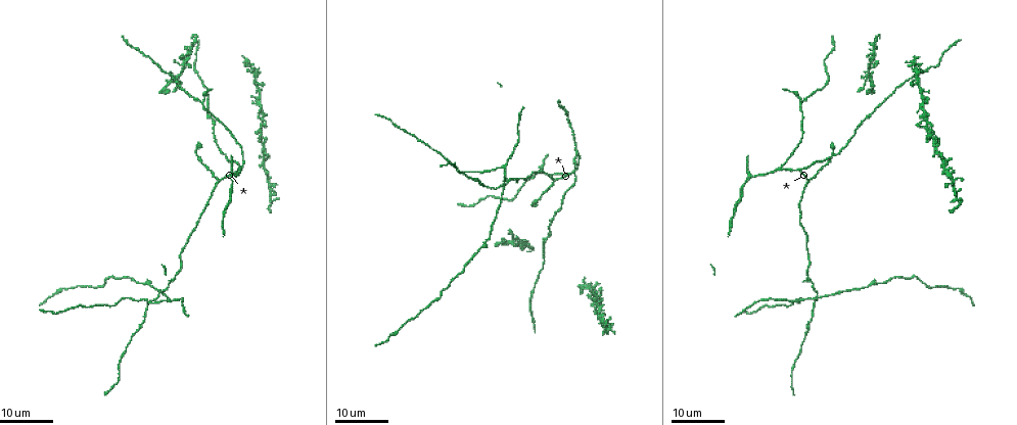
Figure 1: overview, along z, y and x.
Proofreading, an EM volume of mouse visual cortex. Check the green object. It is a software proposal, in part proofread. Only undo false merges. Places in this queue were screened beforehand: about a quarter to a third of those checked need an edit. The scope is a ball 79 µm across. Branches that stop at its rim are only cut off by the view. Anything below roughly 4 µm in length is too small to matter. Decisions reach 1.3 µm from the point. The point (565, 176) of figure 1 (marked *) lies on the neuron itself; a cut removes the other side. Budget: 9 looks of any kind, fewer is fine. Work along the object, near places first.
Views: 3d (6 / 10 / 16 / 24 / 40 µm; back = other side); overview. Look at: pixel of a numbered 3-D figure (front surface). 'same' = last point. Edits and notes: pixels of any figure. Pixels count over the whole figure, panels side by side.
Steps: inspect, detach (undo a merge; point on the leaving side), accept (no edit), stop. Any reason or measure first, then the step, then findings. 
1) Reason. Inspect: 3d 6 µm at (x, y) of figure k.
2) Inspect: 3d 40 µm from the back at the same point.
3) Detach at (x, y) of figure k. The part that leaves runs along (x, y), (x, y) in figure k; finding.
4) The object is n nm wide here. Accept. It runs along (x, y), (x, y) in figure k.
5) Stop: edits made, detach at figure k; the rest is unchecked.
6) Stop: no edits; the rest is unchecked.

Inspect: 3d 16 µm at (269, 195) of figure 1.

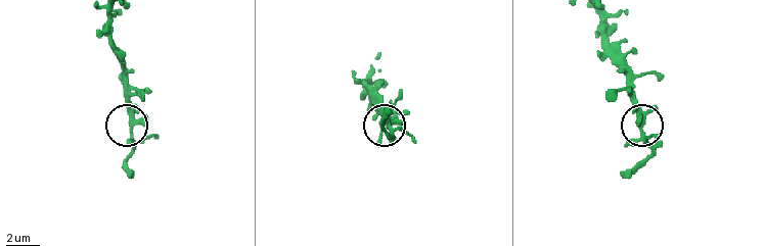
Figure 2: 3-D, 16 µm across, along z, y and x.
Closer look. Inspect: 3d 10 µm at (641, 128) of figure 2.

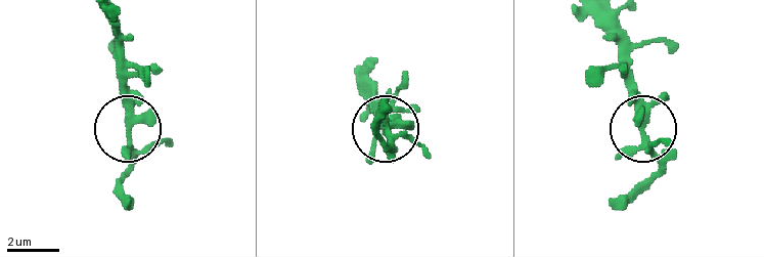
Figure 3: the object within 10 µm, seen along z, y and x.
The object is 280 nm wide here. Accept. It runs along (364, 76), (389, 145), (384, 141) in figure 3; one neuron here.

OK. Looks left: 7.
Four-way junction. Inspect: 3d 24 µm at (868, 75) of figure 1.

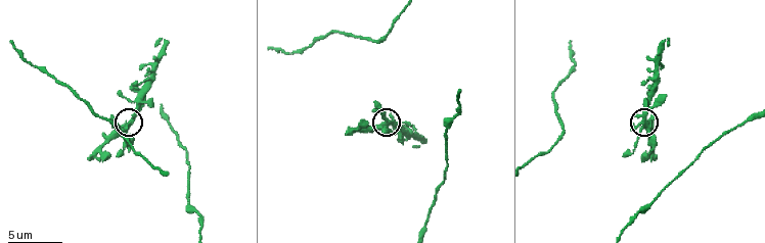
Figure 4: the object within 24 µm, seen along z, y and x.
Inspect: 3d 6 µm at (646, 124) of figure 4.

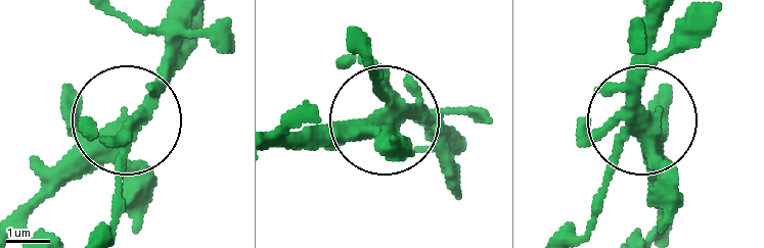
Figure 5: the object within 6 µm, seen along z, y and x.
Other side. Inspect: 3d 6 µm from the back at (643, 114) of figure 5.

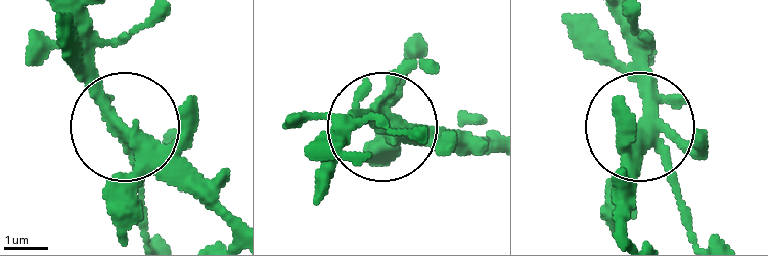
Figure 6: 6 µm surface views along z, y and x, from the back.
The object is 320 nm wide here. Accept. Continuous, no second neuron.

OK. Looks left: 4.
Inspect: 3d 24 µm at (575, 150) of figure 1.

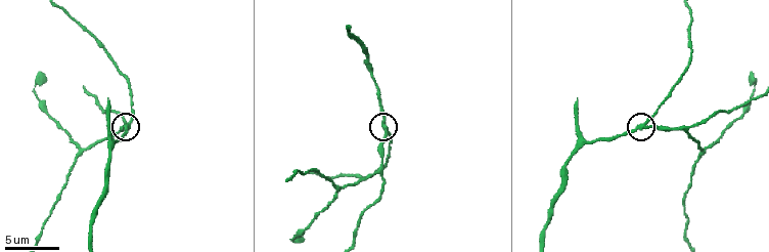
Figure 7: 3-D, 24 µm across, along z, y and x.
Inspect: 3d 6 µm at (129, 124) of figure 7.

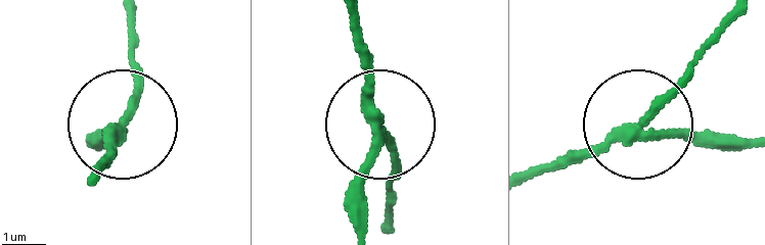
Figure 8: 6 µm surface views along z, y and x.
3 arms meet here. Accept. It runs along (358, 234), (373, 135), (358, 14) in figure 8; continuous, no second neuron.

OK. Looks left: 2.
Branch point. Inspect: 3d 24 µm at (812, 290) of figure 1.

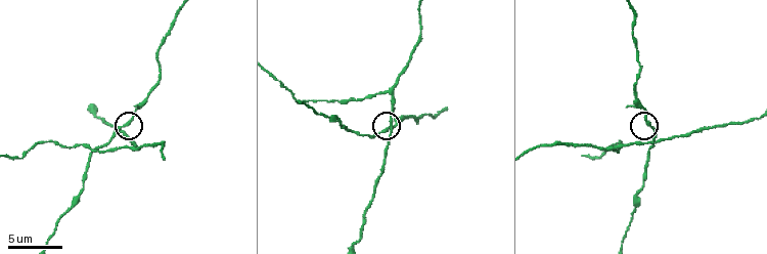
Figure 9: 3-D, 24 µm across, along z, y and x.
Inspect: 3d 6 µm at (384, 131) of figure 9.

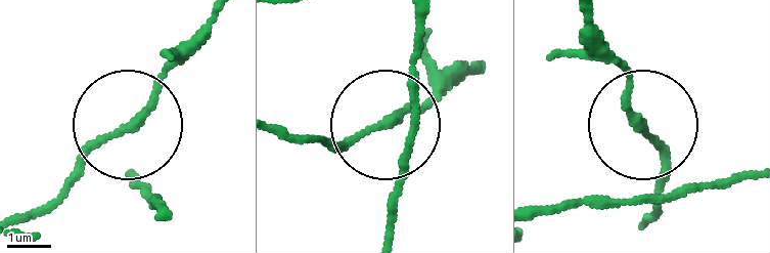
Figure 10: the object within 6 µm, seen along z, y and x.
Accept. It runs along (216, 17), (40, 212) in figure 10; all the same neuron.

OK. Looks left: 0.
Stop: no edits; the rest is unchecked.

